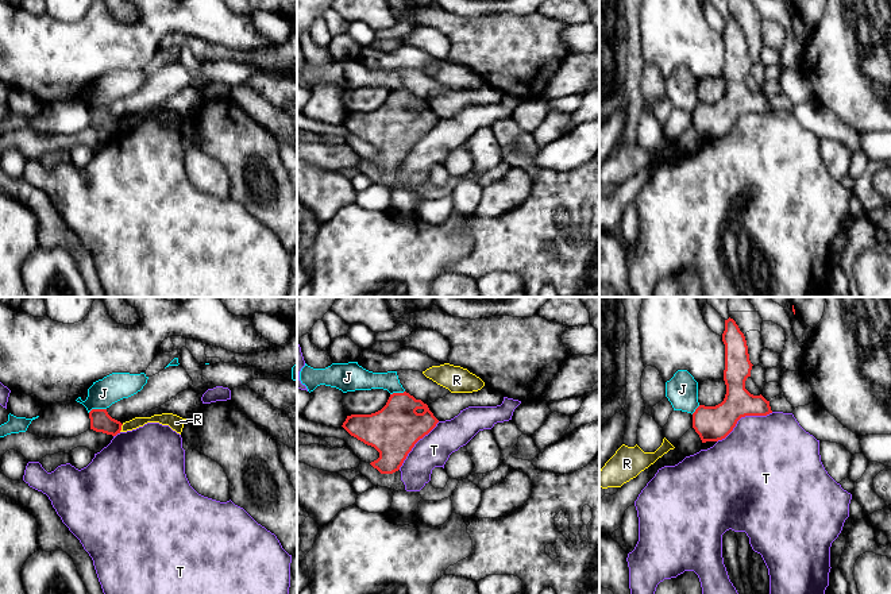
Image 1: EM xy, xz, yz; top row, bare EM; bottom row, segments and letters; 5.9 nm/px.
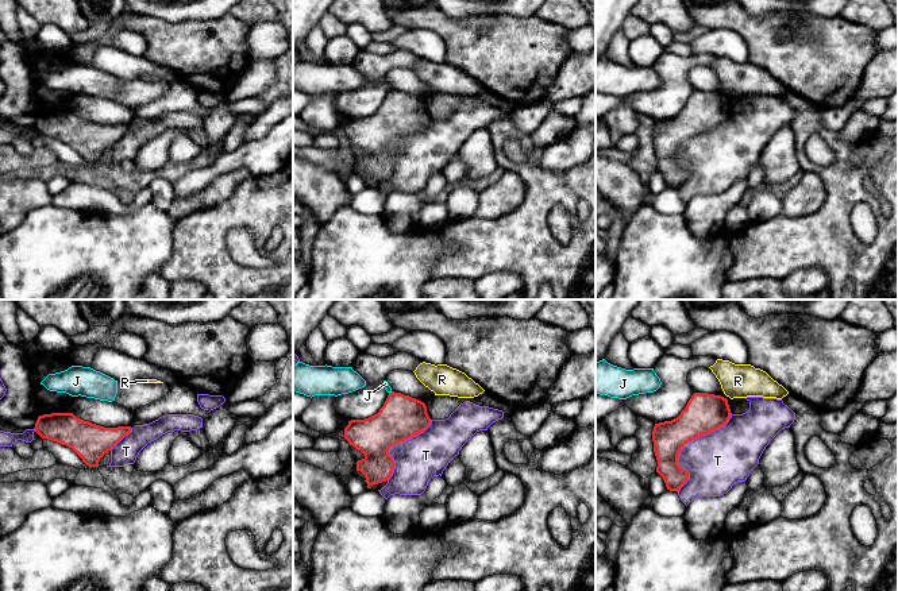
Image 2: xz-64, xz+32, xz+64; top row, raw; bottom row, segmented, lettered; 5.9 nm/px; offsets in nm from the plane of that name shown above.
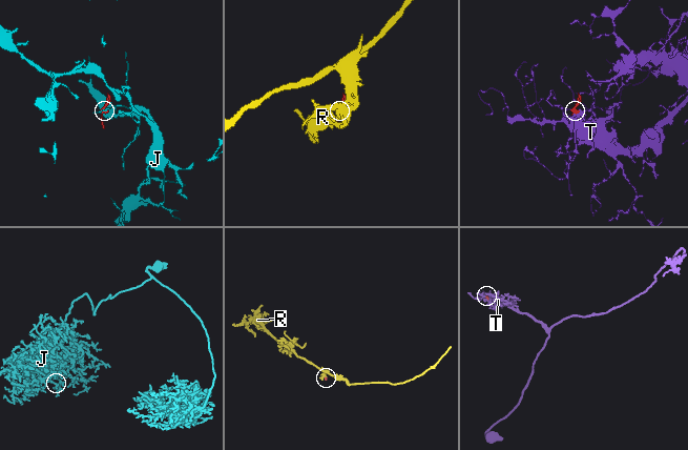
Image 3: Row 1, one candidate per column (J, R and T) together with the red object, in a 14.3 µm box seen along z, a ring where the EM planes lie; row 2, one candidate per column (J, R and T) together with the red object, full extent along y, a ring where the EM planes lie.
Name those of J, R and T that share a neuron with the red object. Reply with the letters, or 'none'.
none

